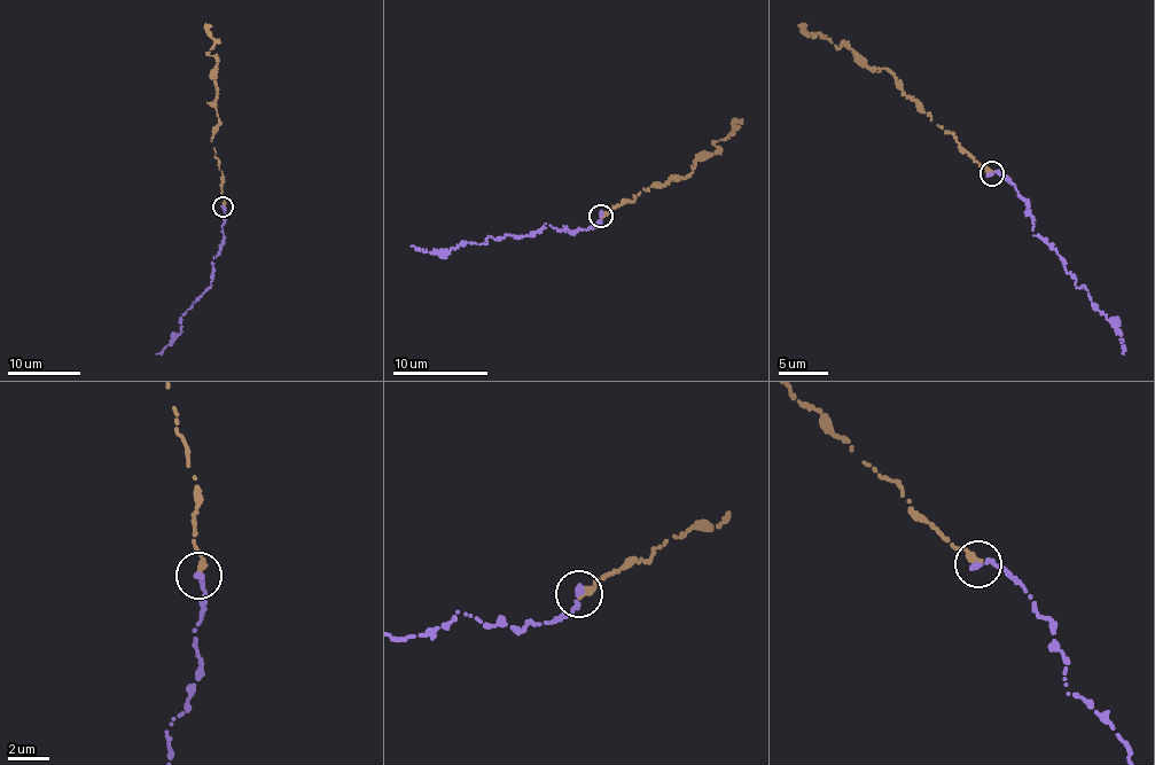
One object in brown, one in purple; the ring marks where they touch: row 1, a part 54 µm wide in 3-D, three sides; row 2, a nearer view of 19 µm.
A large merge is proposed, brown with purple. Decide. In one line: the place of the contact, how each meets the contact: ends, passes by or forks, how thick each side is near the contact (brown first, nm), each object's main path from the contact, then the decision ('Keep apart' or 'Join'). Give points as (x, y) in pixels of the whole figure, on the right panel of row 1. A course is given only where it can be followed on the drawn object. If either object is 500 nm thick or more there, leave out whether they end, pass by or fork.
Place: (991, 173). At the ring brown ends. At the ring purple ends. Thickness 320 nm (brown) against 320 nm. Course of brown: (992, 171), (931, 121), (884, 68), (872, 69), (842, 44), (839, 48), (805, 31), (804, 23). Course of purple: (992, 173), (997, 171), (1027, 203), (1033, 235), (1060, 256), (1092, 303), (1120, 333), (1123, 353). Join

